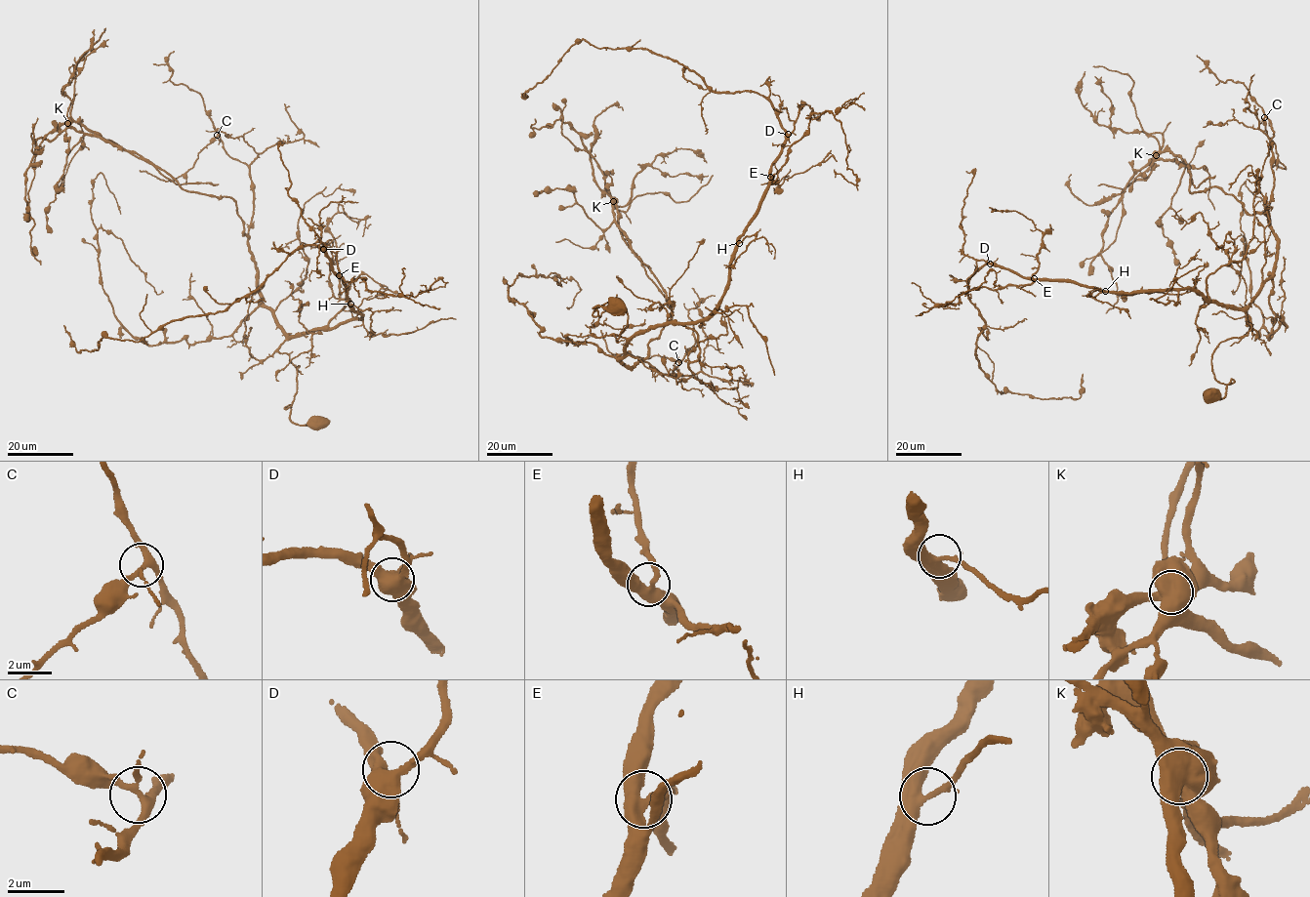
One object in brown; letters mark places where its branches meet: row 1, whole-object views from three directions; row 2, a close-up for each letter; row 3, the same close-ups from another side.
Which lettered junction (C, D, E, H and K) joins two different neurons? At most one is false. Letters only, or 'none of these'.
K

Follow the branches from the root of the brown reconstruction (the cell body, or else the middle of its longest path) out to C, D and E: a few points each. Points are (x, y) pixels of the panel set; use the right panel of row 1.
C: (1208, 392), (1222, 399), (1233, 382), (1215, 379), (1211, 354), (1250, 329), (1248, 305), (1276, 259), (1264, 117)
D: (1208, 392), (1233, 382), (1215, 379), (1211, 354), (1247, 335), (1244, 311), (990, 264)
E: (1208, 392), (1233, 382), (1215, 379), (1211, 354), (1247, 335), (1244, 311), (1187, 289), (1034, 278)

